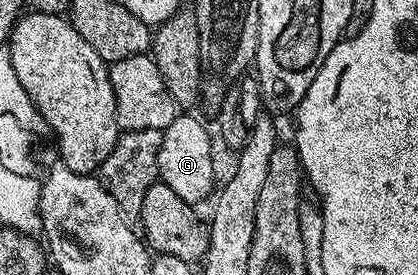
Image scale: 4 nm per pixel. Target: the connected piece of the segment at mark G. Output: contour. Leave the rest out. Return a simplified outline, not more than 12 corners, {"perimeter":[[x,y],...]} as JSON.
{"perimeter":[[178,115],[162,130],[158,177],[187,205],[213,196],[212,137]]}

